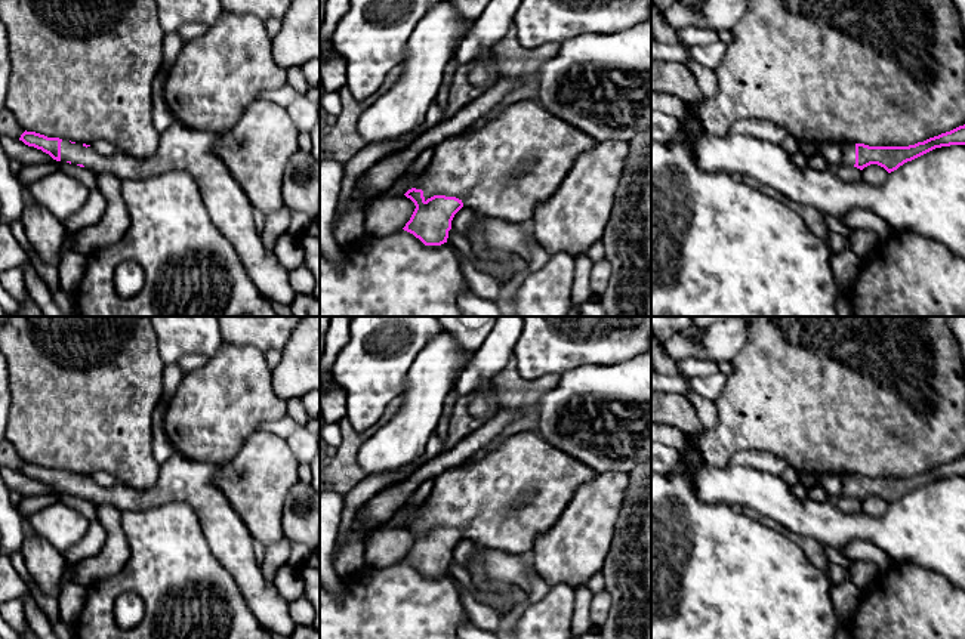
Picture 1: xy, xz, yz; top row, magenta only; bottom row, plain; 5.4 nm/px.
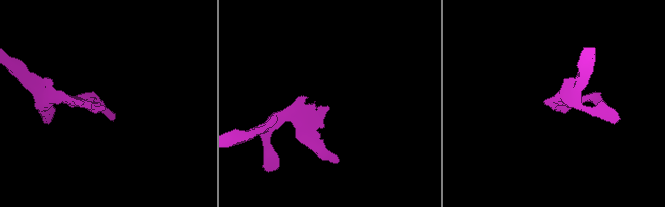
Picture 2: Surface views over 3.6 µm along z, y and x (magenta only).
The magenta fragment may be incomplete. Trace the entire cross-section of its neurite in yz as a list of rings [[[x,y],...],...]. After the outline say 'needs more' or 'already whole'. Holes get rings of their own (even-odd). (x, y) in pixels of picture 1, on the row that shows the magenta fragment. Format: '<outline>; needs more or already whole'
[[[965,124],[909,146],[845,143],[842,145],[842,163],[860,170],[870,164],[878,164],[891,173],[907,161],[912,161],[935,148],[950,145],[965,145]]]; needs more

